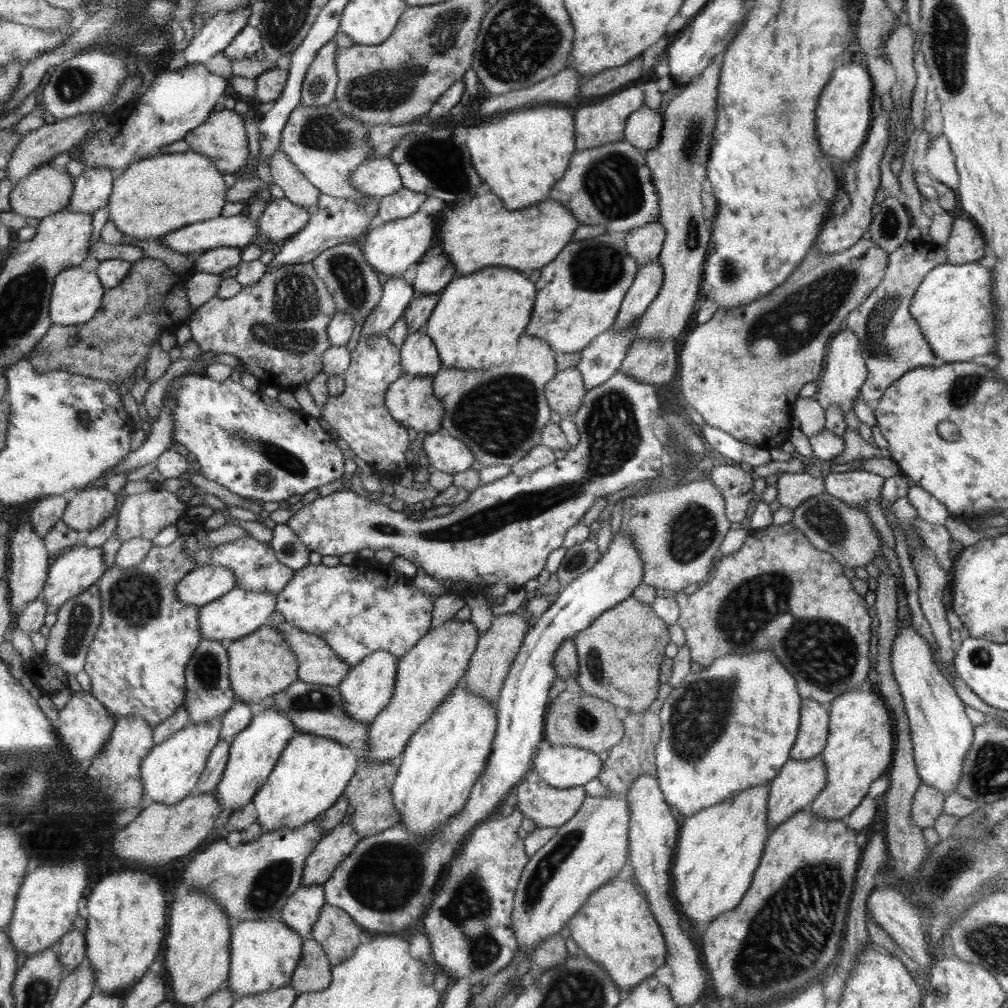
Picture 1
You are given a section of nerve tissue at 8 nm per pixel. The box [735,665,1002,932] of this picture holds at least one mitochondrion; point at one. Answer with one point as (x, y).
(944, 875)

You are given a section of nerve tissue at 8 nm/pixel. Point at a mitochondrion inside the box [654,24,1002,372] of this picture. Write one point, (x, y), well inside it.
(798, 320)

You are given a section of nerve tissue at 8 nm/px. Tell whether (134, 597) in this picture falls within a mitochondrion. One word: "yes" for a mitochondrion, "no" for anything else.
yes

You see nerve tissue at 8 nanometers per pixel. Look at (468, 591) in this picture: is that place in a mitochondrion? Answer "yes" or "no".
no

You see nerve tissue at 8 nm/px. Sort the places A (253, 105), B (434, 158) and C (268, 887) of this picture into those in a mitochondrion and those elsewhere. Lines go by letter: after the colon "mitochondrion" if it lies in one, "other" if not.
A: other
B: mitochondrion
C: mitochondrion

